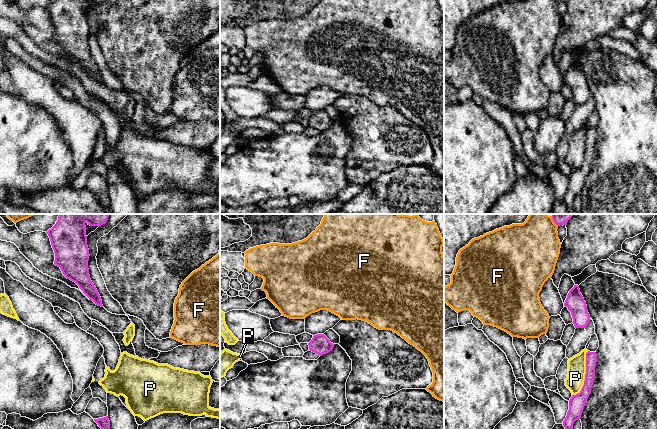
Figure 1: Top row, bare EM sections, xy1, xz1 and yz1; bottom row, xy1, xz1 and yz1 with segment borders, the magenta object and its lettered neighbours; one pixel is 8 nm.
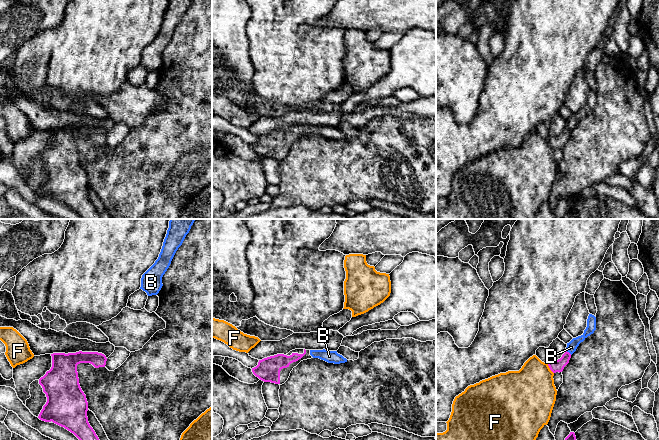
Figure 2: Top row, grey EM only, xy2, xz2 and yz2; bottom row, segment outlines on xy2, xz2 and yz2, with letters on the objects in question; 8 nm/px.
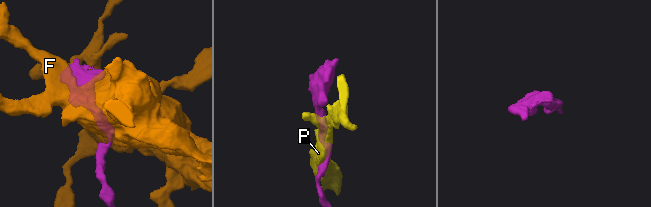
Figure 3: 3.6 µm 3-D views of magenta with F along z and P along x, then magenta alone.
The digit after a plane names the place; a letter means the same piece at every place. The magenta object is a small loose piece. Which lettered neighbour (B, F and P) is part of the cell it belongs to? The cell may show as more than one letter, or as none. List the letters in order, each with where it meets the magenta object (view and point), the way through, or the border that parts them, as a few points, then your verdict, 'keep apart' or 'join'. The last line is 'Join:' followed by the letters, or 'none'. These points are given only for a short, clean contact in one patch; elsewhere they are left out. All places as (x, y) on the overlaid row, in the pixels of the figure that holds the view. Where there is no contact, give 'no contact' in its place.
B: meets magenta in yz2 at (568, 352); runs through yz2 (558, 365), (568, 352), (571, 347); join
F: meets magenta in yz2 at (549, 367); border along yz2 (547, 363), (553, 373); keep apart
P: meets magenta in yz1 at (585, 375); keep apart
Join: B

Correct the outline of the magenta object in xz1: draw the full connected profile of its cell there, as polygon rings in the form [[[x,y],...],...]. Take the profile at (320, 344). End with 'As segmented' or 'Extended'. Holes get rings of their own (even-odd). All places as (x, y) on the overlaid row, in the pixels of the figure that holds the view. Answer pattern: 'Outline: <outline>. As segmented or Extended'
Outline: [[[317,334],[313,336],[308,345],[310,351],[322,356],[329,353],[335,344],[331,343],[324,334]]]. As segmented

